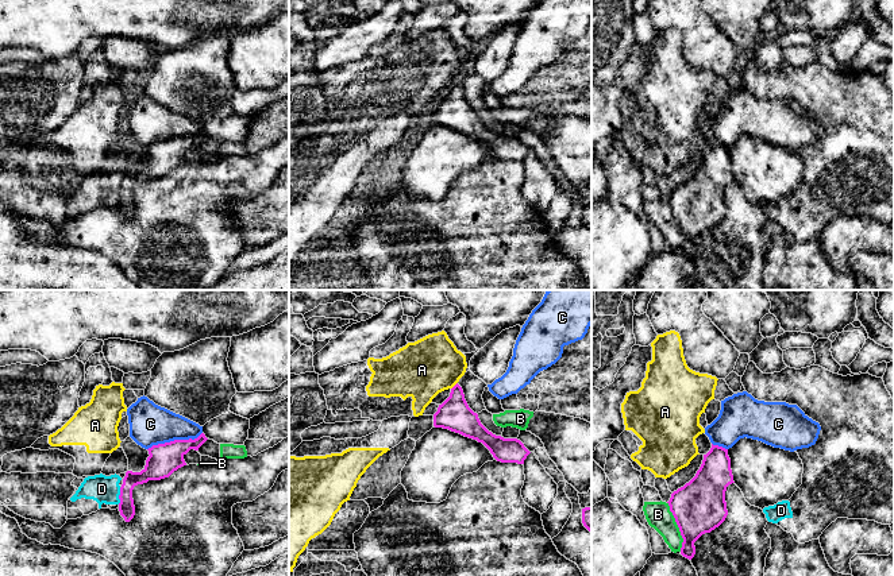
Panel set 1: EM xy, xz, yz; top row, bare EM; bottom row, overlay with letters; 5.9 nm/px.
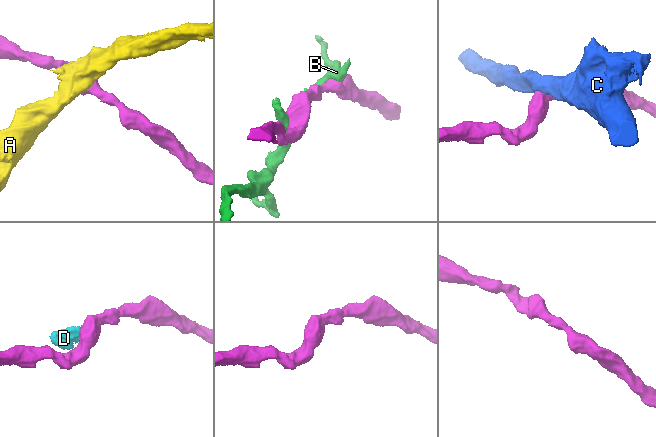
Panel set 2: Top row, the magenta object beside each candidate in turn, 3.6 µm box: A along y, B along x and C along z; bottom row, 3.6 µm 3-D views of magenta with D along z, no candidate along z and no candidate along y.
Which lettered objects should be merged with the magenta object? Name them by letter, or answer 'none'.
none

